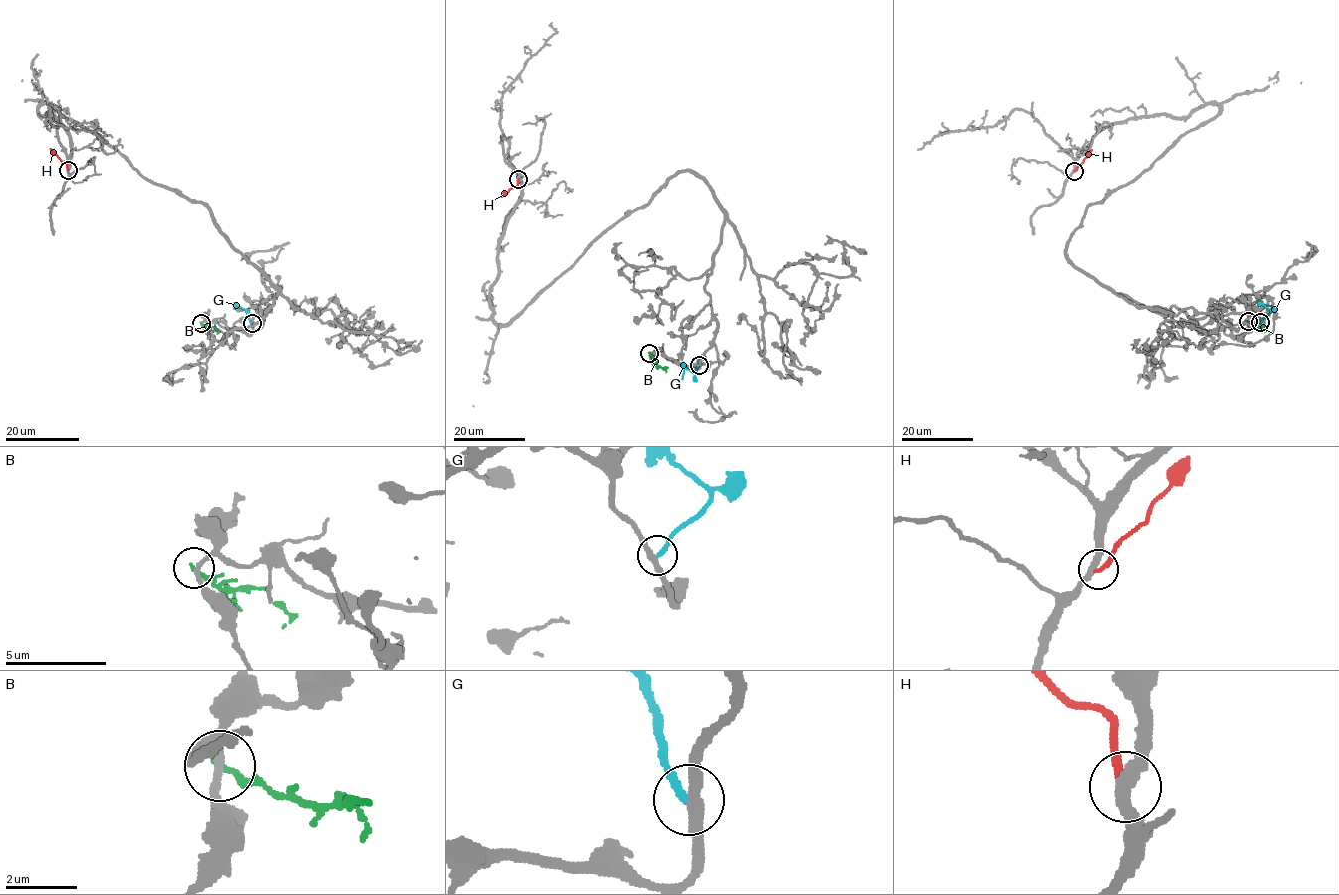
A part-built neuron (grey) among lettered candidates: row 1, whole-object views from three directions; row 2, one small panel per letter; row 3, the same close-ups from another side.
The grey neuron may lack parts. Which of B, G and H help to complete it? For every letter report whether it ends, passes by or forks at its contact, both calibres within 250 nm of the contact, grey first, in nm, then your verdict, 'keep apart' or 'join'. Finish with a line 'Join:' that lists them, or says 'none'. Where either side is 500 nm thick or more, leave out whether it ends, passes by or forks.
B: it ends there; 220 nm thick on the grey side, 190 nm on the other; keep apart
G: it ends there; 320 nm thick on the grey side, 240 nm on the other; join
H: it ends there; 320 nm thick on the grey side, 240 nm on the other; keep apart
Join: G

